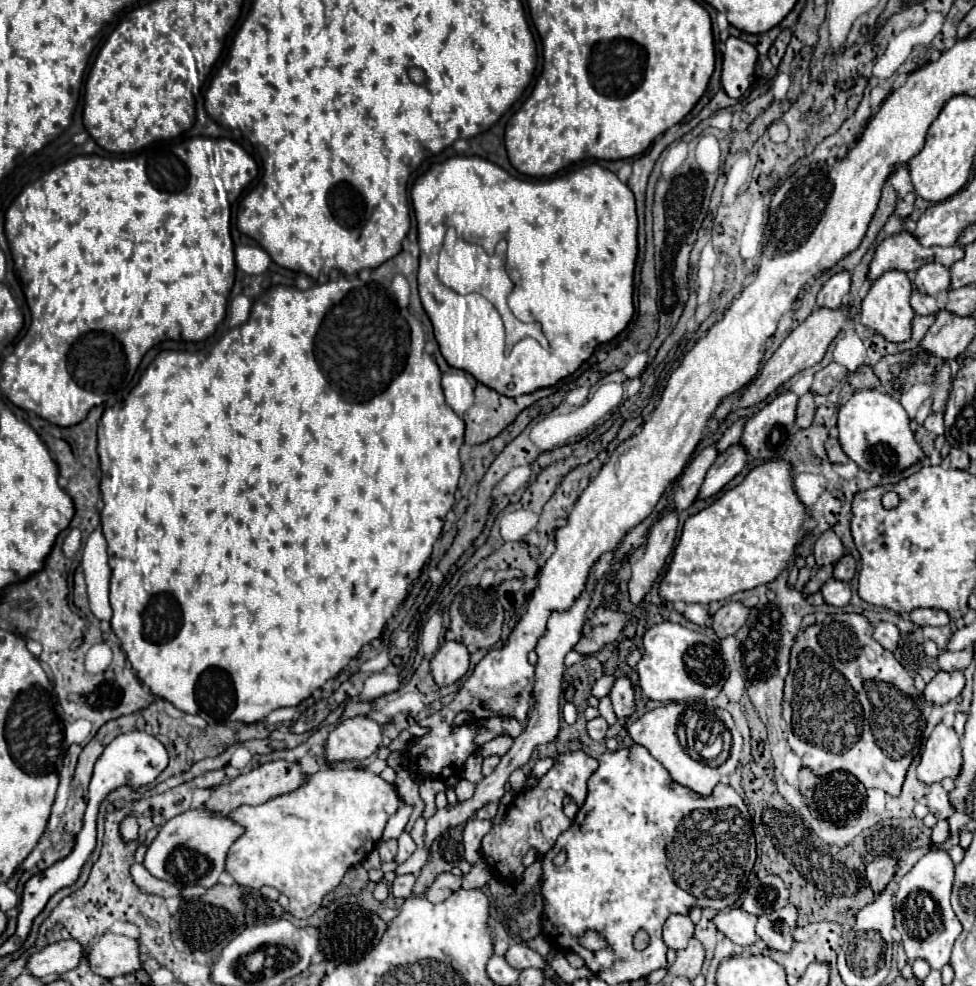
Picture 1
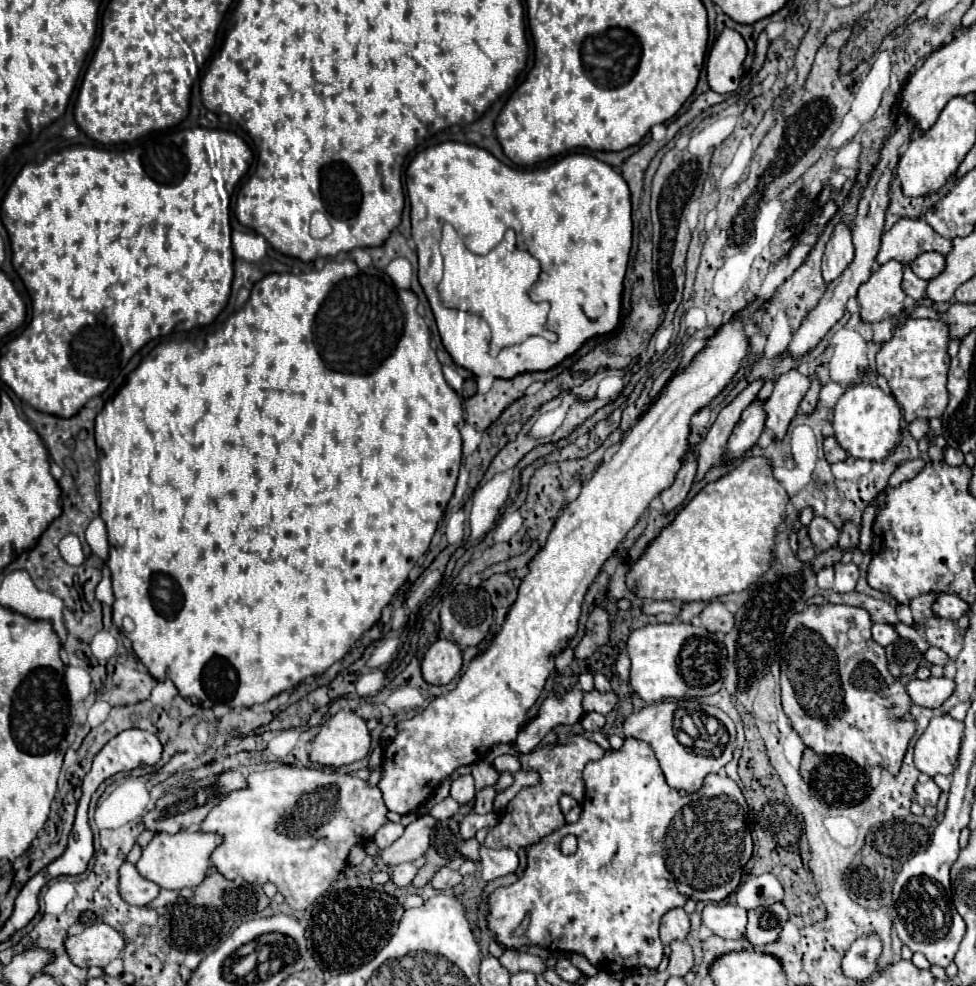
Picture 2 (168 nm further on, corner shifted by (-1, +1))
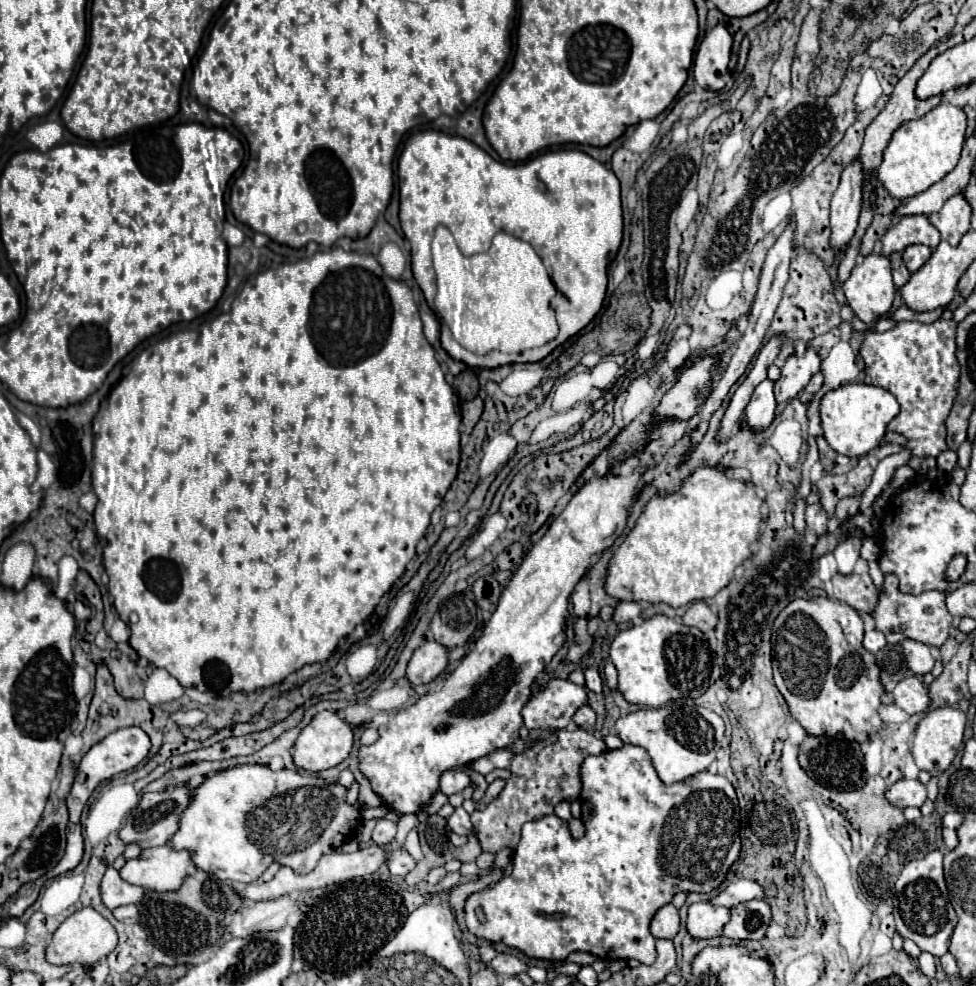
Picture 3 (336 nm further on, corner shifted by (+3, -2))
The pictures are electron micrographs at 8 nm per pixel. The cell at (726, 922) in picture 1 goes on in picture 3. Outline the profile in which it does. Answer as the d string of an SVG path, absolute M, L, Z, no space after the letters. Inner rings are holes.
M696 902L688 906L686 930L692 938L722 936L724 924L730 920L730 910L710 902Z

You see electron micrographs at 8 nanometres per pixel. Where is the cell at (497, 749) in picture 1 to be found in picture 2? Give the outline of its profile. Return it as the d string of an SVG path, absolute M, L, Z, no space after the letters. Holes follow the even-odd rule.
M500 755L494 759L494 767L502 773L502 771L510 771L510 773L518 773L520 771L520 761L514 755Z

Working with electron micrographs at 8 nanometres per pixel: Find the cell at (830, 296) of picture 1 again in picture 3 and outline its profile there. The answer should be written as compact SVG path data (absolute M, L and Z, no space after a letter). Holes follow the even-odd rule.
M856 158L842 172L840 184L832 196L830 226L832 226L834 250L846 250L858 226L858 216L860 216L860 206L862 206L862 180L864 180L862 162L860 158Z

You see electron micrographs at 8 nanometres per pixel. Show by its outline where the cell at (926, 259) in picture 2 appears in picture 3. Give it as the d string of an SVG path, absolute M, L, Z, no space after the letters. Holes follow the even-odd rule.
M914 244L914 246L908 246L904 252L902 252L902 258L906 262L906 268L910 272L916 272L918 268L924 266L924 262L930 258L932 254L932 248L928 246L922 246L922 244Z

